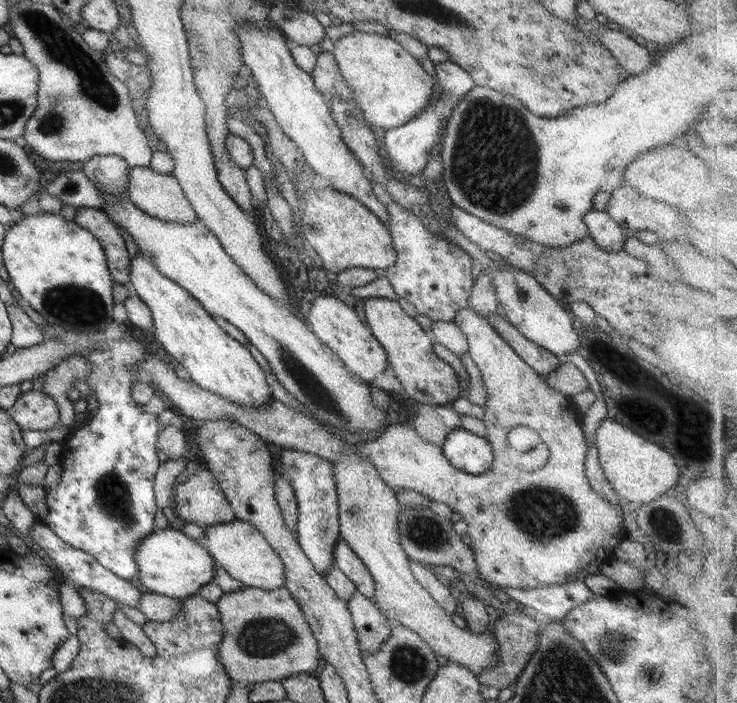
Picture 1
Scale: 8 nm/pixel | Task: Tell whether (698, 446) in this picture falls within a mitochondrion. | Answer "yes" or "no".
no

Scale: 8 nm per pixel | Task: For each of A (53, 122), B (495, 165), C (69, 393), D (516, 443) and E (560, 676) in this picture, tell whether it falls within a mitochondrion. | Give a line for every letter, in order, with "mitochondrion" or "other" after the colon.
A: mitochondrion
B: mitochondrion
C: other
D: other
E: mitochondrion

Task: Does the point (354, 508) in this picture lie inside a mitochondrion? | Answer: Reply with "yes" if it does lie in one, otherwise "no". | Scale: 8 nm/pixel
yes

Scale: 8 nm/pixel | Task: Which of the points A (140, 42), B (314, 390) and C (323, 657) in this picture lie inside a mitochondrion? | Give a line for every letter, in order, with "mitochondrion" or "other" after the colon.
A: other
B: mitochondrion
C: other

